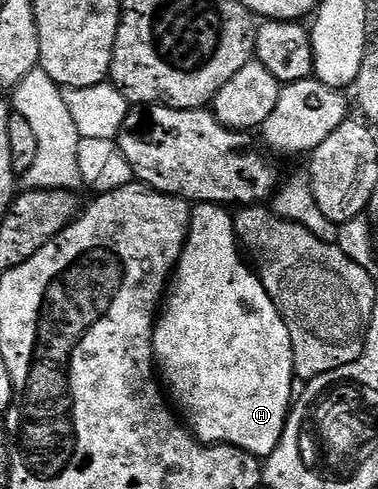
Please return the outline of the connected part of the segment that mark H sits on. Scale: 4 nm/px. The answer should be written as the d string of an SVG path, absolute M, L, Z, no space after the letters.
M200 203L190 212L186 246L156 319L154 361L169 402L180 415L182 410L185 426L199 443L239 447L249 455L265 457L276 449L296 395L292 337L262 280L246 268L234 233L234 215L226 211L225 206L216 203Z

